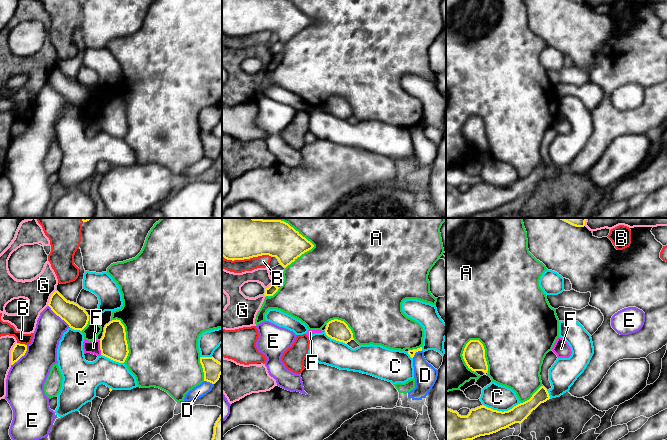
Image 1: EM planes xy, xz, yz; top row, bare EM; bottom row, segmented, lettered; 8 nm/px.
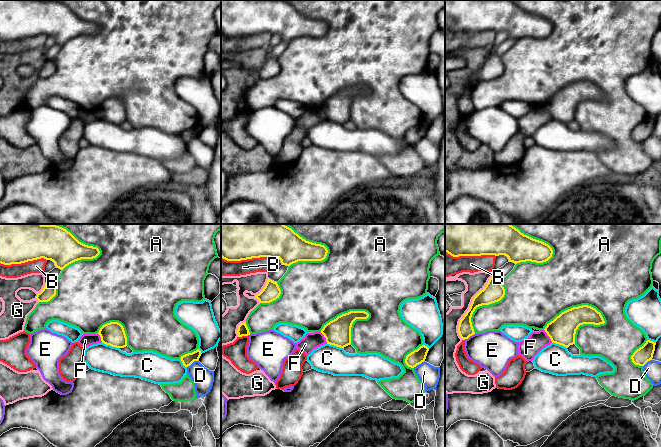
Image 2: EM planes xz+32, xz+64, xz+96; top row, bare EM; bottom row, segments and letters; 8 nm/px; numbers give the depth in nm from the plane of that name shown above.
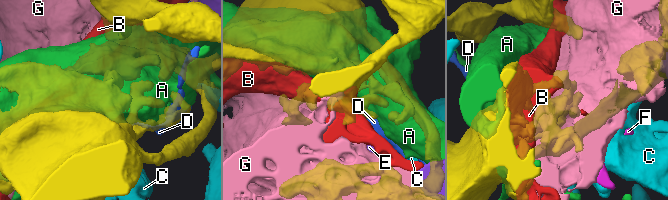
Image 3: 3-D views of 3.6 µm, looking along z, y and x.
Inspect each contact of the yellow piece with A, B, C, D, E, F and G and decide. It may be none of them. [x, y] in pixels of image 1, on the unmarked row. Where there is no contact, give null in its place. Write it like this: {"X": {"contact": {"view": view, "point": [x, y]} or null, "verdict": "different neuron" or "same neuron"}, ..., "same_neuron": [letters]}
{"A": {"contact": {"view": "yz", "point": [484, 127]}, "verdict": "different neuron"}, "B": {"contact": {"view": "xz", "point": [247, 34]}, "verdict": "different neuron"}, "C": {"contact": {"view": "yz", "point": [501, 187]}, "verdict": "different neuron"}, "D": {"contact": {"view": "xz", "point": [416, 127]}, "verdict": "different neuron"}, "E": {"contact": {"view": "xy", "point": [59, 92]}, "verdict": "different neuron"}, "F": {"contact": {"view": "xy", "point": [100, 123]}, "verdict": "different neuron"}, "G": {"contact": {"view": "xy", "point": [50, 74]}, "verdict": "different neuron"}, "same_neuron": []}

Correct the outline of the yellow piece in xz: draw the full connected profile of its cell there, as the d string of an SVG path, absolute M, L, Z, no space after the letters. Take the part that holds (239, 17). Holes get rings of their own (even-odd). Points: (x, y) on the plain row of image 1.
M222 0L222 32L227 36L244 36L262 31L276 33L284 44L314 21L289 0Z

